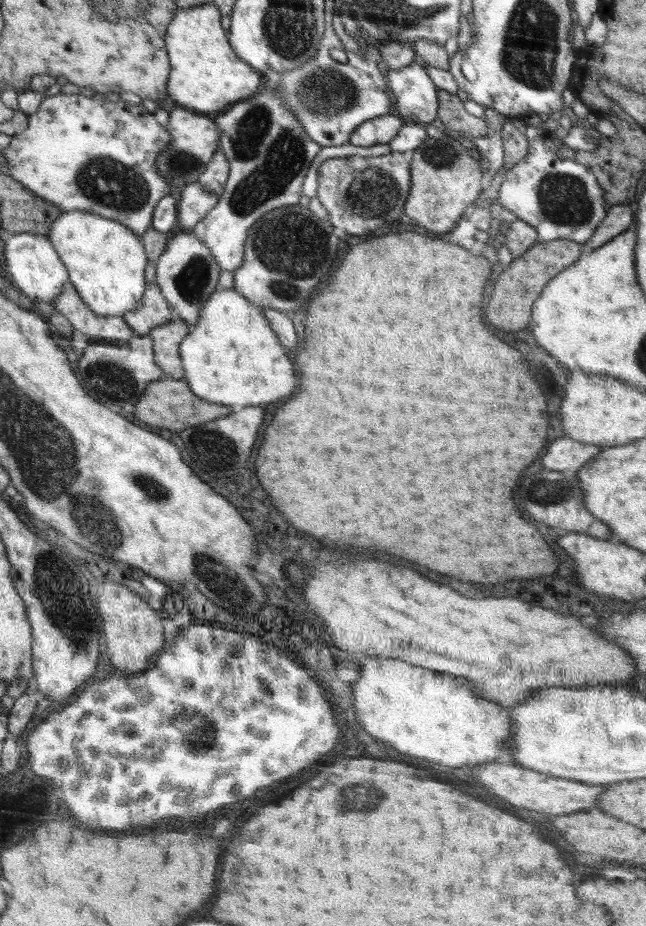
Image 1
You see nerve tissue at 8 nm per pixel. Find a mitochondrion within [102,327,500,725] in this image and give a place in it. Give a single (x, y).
(216, 576)

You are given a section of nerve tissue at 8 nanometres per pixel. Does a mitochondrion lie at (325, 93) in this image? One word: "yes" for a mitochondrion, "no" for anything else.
yes

